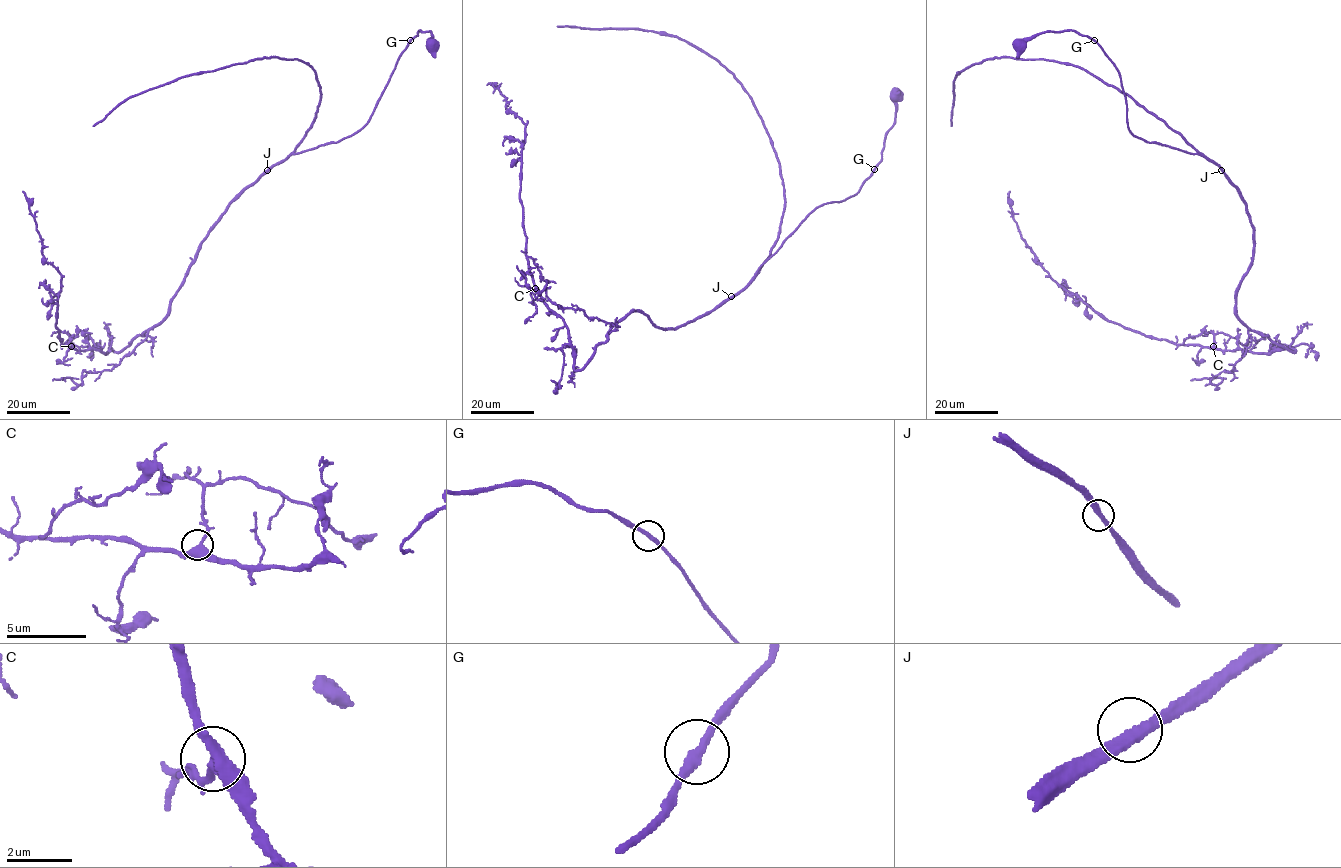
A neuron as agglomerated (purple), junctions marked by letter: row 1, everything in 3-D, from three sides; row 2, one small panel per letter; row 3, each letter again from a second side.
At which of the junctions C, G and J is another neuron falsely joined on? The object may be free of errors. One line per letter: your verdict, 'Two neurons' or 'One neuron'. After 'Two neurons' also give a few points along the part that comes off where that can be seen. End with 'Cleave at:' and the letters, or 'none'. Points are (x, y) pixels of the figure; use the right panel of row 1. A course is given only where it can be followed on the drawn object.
C: One neuron
G: One neuron
J: One neuron
Cleave at: none

